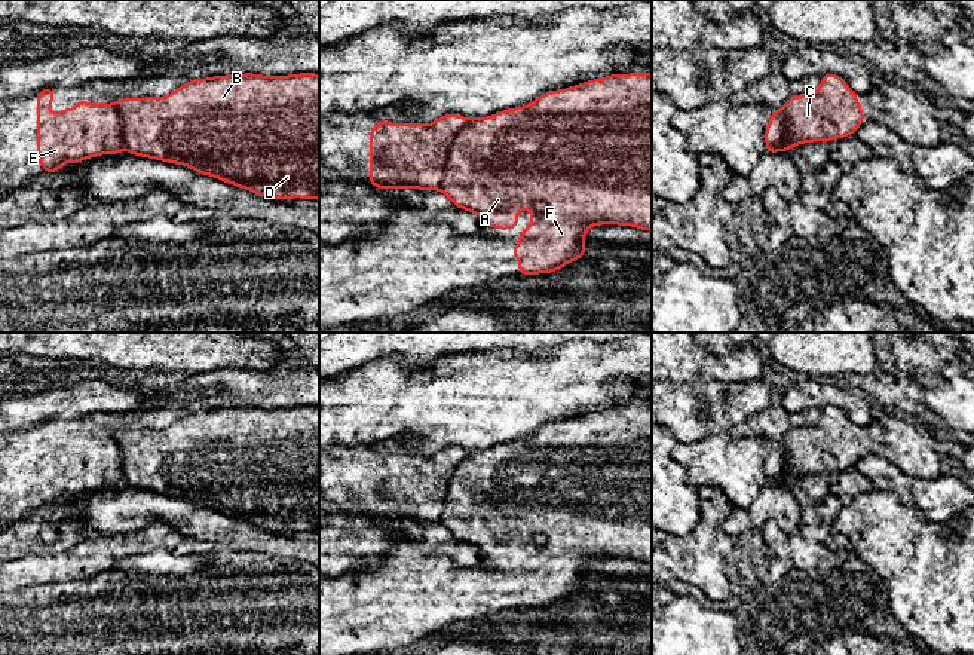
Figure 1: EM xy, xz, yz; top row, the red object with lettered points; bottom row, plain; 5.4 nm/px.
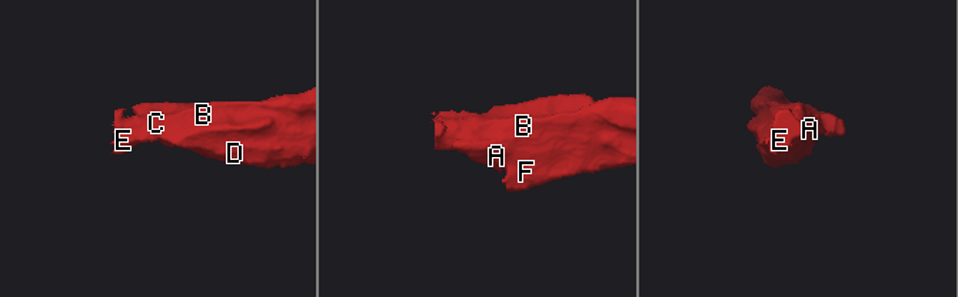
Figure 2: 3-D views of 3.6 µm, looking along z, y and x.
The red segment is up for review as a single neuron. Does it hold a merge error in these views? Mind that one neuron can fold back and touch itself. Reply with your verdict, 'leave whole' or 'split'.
split

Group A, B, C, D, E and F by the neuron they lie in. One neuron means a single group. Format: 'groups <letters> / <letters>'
groups A B C D F / E

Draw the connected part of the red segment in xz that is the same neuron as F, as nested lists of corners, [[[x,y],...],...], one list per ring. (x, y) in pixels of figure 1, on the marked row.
[[[652,73],[610,74],[586,80],[566,89],[545,92],[529,105],[508,108],[487,117],[469,119],[451,143],[438,190],[448,196],[456,208],[474,212],[491,229],[517,229],[518,211],[529,209],[532,212],[530,226],[520,232],[518,244],[509,250],[518,258],[520,275],[552,273],[582,258],[586,251],[584,239],[591,226],[616,224],[652,232]]]

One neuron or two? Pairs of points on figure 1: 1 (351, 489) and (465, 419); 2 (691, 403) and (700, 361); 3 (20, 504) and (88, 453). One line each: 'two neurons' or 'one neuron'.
1: two neurons
2: two neurons
3: one neuron

